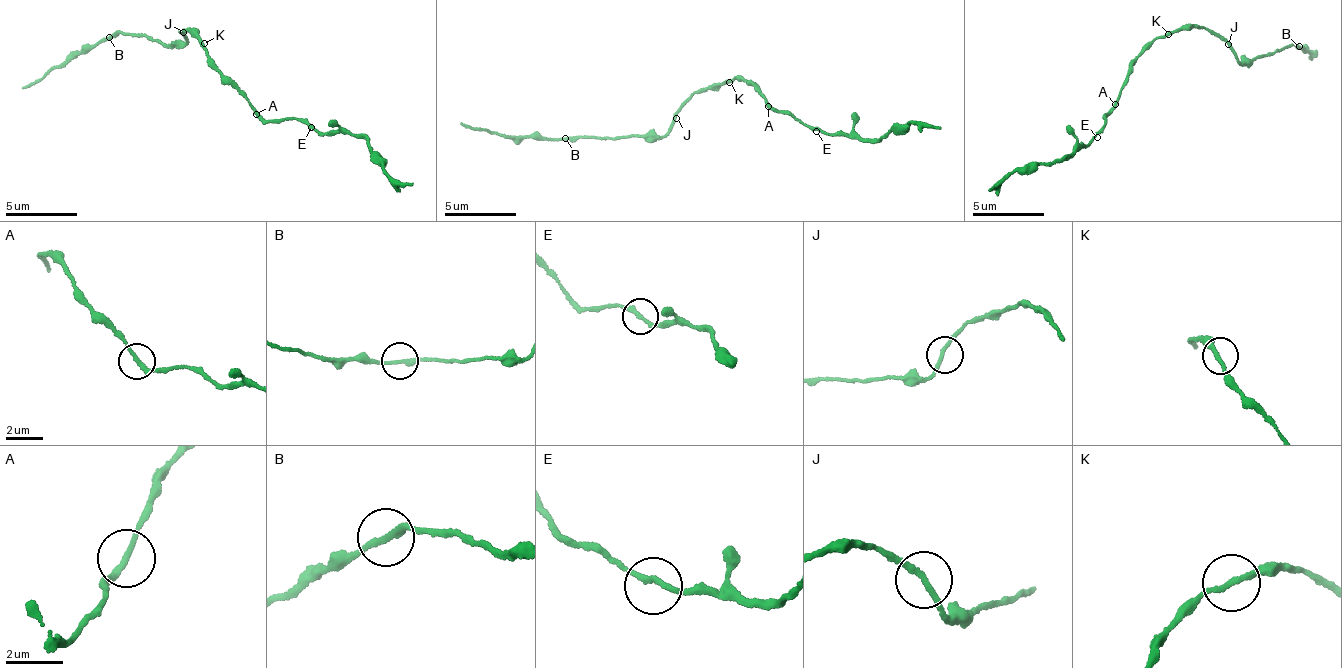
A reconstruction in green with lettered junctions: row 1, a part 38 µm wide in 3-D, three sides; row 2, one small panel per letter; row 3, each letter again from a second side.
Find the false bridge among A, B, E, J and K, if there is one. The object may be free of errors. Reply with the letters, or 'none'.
B

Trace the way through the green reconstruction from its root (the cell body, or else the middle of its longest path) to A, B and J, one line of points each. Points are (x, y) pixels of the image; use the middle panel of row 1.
A: (724, 80), (750, 82), (768, 106)
B: (724, 80), (707, 84), (690, 98), (665, 134), (638, 133), (612, 139), (565, 137)
J: (724, 80), (707, 84), (690, 98), (676, 118)

